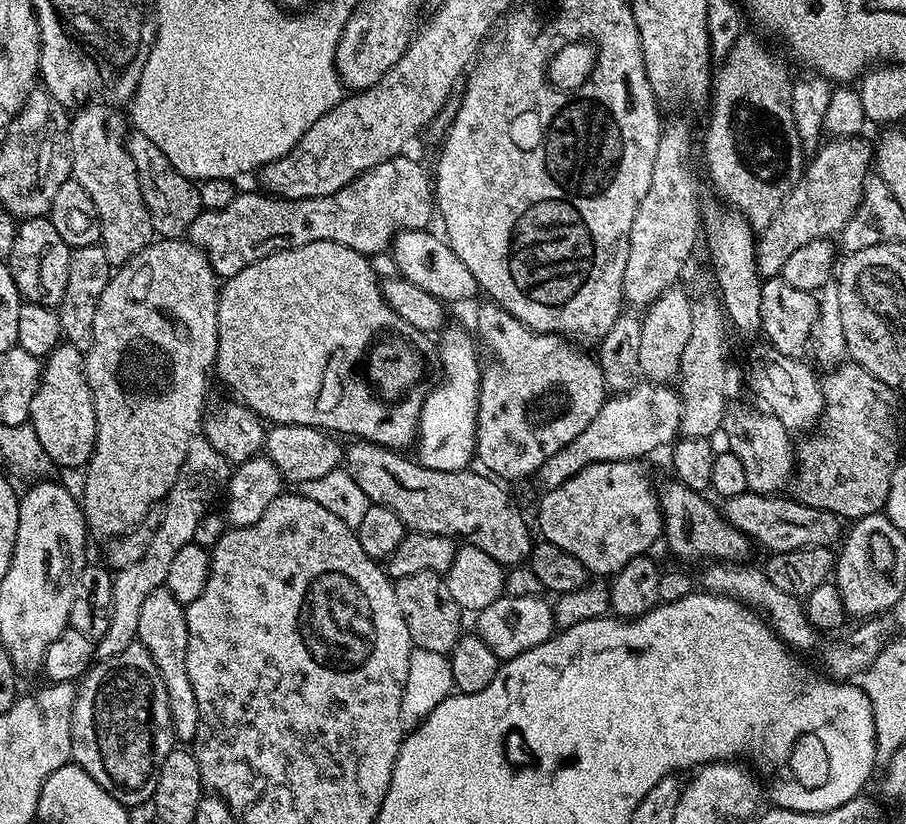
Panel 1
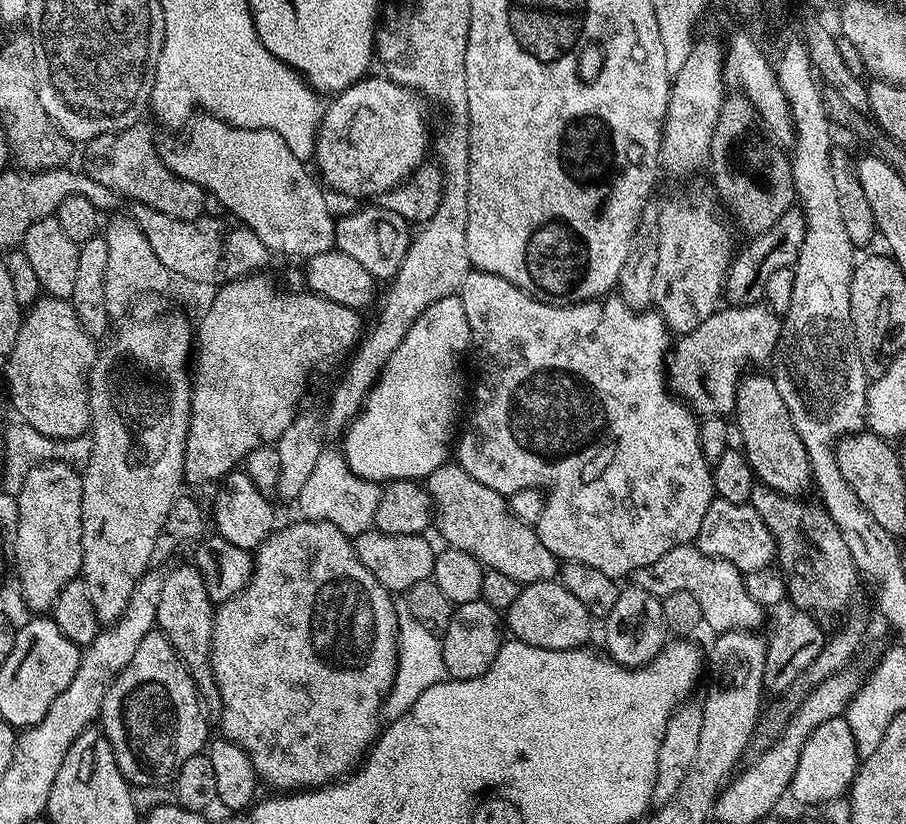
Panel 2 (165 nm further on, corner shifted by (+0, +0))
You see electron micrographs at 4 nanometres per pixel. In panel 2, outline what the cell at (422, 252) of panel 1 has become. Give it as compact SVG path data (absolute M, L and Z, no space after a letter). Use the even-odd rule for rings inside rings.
M383 206L377 208L360 208L357 212L352 212L349 216L344 216L336 220L336 244L335 251L342 254L350 254L350 258L354 258L354 262L361 263L366 266L366 270L370 270L370 274L376 277L377 281L388 282L395 276L396 272L402 266L402 258L406 258L406 250L410 243L409 221L402 218L402 214L394 214L394 210Z

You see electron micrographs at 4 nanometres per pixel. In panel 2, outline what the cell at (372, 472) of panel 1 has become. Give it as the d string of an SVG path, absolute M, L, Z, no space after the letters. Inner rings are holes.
M455 462L427 476L426 487L432 499L434 528L440 531L447 547L466 550L487 571L506 574L521 586L557 579L558 558L542 546L533 525L524 524L508 509L505 496L490 490L490 486L482 486L482 482L474 482Z

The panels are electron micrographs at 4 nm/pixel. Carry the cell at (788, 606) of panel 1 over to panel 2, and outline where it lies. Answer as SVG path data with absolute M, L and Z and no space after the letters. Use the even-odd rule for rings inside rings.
M683 544L662 554L658 562L650 562L650 566L639 568L634 574L634 584L661 598L678 594L678 590L694 594L694 598L698 598L698 606L702 606L704 624L712 627L713 633L751 632L760 628L758 626L764 620L766 608L750 598L744 577L745 573L737 570L730 562L702 554L692 544Z

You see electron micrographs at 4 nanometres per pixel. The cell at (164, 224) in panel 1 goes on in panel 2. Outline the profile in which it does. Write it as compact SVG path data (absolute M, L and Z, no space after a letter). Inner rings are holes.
M141 122L130 126L126 130L118 130L114 134L102 134L98 138L87 141L83 145L84 164L82 170L94 182L102 182L111 192L115 192L117 197L128 199L128 202L145 204L154 210L162 210L162 214L170 214L170 218L179 220L196 220L199 216L204 215L204 198L206 192L192 181L179 177L178 174L172 173L166 165L158 151L158 140L152 137L152 128L147 122Z

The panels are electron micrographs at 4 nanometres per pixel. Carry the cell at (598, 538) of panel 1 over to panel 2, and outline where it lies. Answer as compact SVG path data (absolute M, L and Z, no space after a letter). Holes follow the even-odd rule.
M475 270L468 271L458 295L466 310L466 322L470 322L470 352L471 355L476 355L476 397L472 400L468 425L465 428L463 425L454 444L455 463L459 464L470 478L474 478L474 482L482 482L482 486L490 486L490 490L506 498L514 494L514 490L549 490L548 488L554 487L555 484L579 485L584 476L600 472L604 456L608 456L608 452L612 452L612 444L616 444L616 456L612 456L612 464L608 464L608 472L604 472L604 484L600 484L600 488L604 488L604 500L583 500L579 494L549 495L545 499L542 518L534 525L542 538L542 546L546 546L546 550L550 550L550 554L554 554L561 561L594 566L594 570L602 570L602 574L621 578L620 576L631 577L639 568L650 566L650 562L658 562L662 554L678 546L692 544L702 526L702 518L706 518L706 510L710 510L710 502L714 498L712 470L707 458L702 454L700 425L696 413L683 400L673 395L666 379L670 333L660 313L655 310L634 312L616 294L609 294L603 299L587 300L581 304L547 304L544 300L535 300L518 286L506 282L506 278Z

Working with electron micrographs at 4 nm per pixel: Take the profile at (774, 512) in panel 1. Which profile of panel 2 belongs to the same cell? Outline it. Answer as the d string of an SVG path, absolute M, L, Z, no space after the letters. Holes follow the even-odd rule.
M713 498L710 510L706 510L706 518L702 518L702 526L698 530L694 544L702 554L730 562L743 573L762 570L776 559L774 538L751 503L731 504Z

